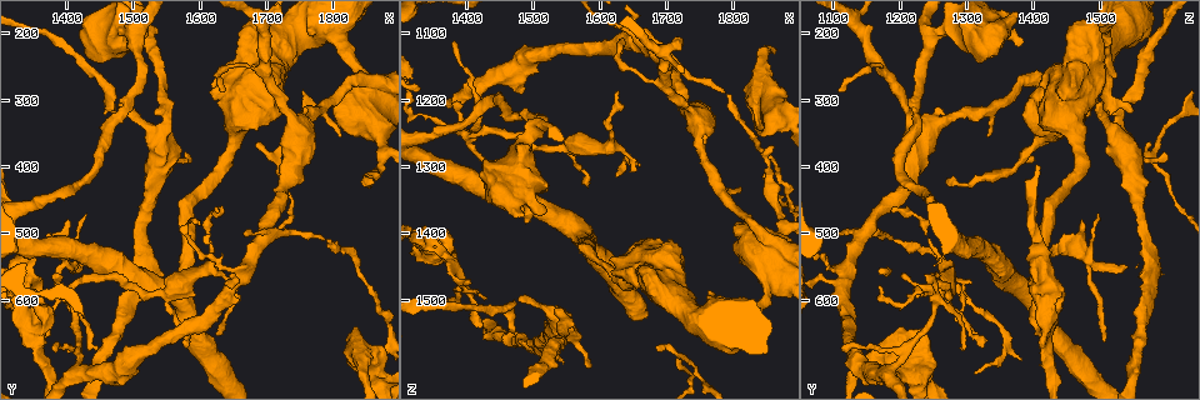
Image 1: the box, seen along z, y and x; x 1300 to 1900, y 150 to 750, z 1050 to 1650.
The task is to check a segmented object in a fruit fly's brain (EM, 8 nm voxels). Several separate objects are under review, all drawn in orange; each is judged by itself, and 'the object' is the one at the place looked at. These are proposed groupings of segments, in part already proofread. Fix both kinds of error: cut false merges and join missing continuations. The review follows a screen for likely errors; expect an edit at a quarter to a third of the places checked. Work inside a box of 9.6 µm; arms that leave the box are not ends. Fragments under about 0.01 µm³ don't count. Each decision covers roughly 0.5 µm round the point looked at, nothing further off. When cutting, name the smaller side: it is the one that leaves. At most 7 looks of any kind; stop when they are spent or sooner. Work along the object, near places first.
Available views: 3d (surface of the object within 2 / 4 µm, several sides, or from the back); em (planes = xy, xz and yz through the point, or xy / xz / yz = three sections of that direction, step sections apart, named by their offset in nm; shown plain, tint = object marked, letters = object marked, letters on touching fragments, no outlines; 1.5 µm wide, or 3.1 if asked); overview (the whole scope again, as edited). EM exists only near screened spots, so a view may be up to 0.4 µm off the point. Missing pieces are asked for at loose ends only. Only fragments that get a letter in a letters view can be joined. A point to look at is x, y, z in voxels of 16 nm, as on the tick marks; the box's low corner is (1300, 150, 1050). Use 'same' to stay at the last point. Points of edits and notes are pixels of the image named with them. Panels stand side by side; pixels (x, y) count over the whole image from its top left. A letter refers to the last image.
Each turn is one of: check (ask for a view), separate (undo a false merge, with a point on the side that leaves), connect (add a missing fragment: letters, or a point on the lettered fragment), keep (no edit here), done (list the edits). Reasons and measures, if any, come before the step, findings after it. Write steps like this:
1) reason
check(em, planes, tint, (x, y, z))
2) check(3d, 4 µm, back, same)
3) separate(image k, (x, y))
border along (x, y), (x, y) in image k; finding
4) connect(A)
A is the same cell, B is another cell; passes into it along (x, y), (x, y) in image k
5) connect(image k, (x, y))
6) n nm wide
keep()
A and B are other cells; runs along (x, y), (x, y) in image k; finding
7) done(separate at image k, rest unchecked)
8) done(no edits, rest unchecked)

free end
check(em, planes, letters, (1635, 285, 1110))

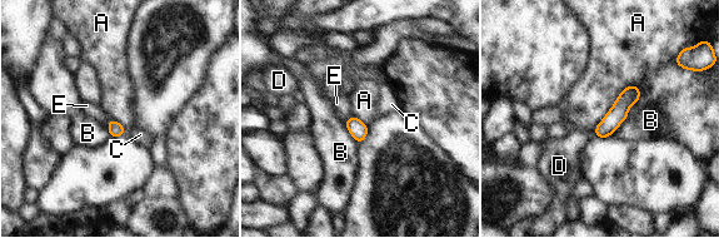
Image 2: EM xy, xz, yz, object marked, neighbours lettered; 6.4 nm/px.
90 nm wide
keep()
A, B, C, D and E are other cells; runs along (634, 89), (619, 112), (598, 133) in image 2; no lettered fragment goes on from it

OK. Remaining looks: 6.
sudden change in width
check(em, planes, letters, (1550, 585, 1275))

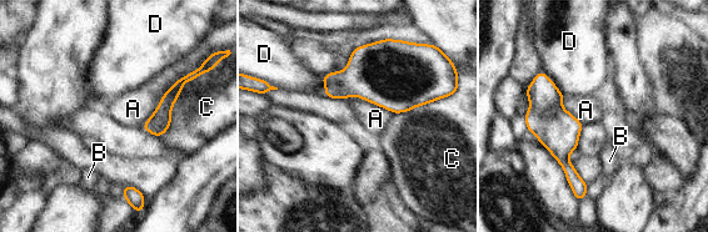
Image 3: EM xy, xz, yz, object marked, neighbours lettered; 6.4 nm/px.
280 nm wide
keep()
A, B, C and D are other cells; border along (189, 72), (164, 94), (140, 127) in image 3; one neuron here

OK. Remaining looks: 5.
free end
check(3d, 2 µm, (1470, 315, 1545))

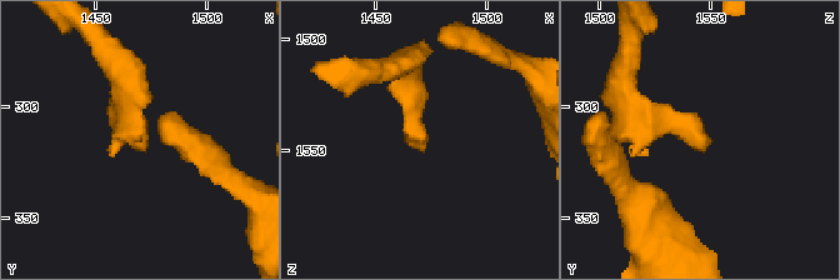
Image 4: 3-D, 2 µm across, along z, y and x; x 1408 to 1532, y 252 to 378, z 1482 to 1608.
check(em, planes, letters, (1472, 316, 1549))

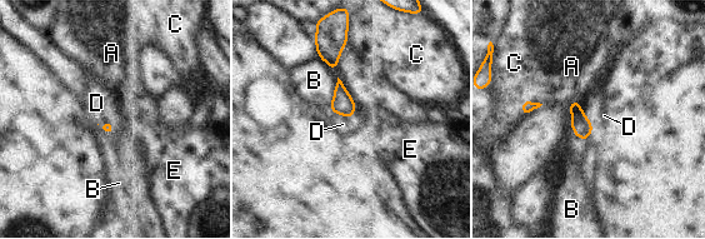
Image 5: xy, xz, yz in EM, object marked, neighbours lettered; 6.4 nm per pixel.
keep()
A, B, C, D and E are other cells; no lettered fragment goes on from it

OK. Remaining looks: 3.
done(no edits, rest unchecked)

